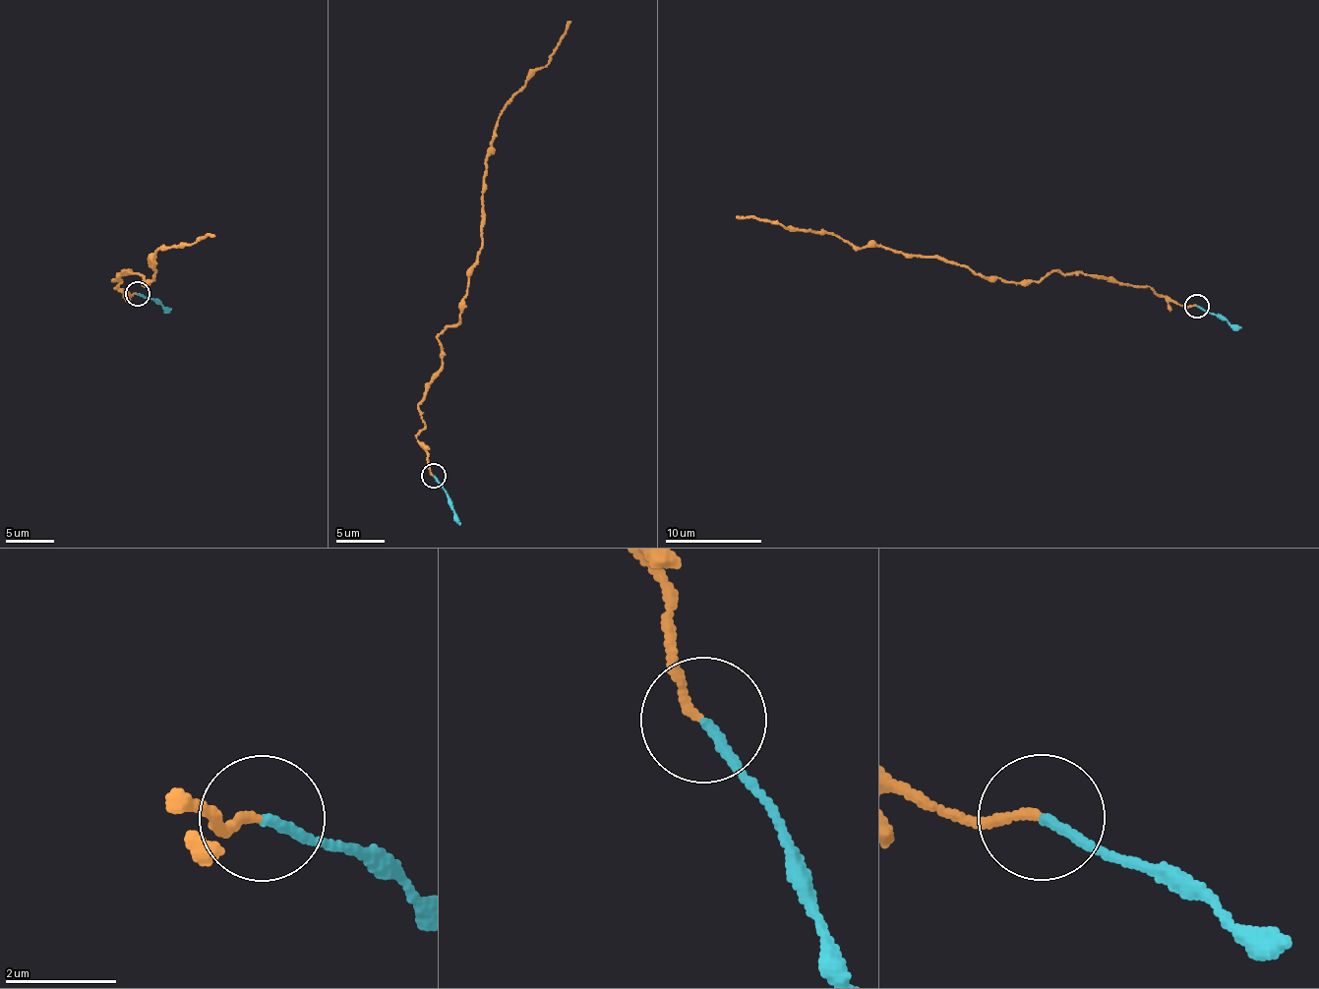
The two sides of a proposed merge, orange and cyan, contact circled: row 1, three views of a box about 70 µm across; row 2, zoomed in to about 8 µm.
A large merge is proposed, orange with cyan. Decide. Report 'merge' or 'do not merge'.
do not merge

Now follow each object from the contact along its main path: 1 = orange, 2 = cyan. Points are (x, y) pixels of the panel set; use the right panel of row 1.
1: (1198, 306), (1091, 274), (987, 278), (936, 257), (854, 247), (737, 215)
2: (1198, 306), (1240, 328)

